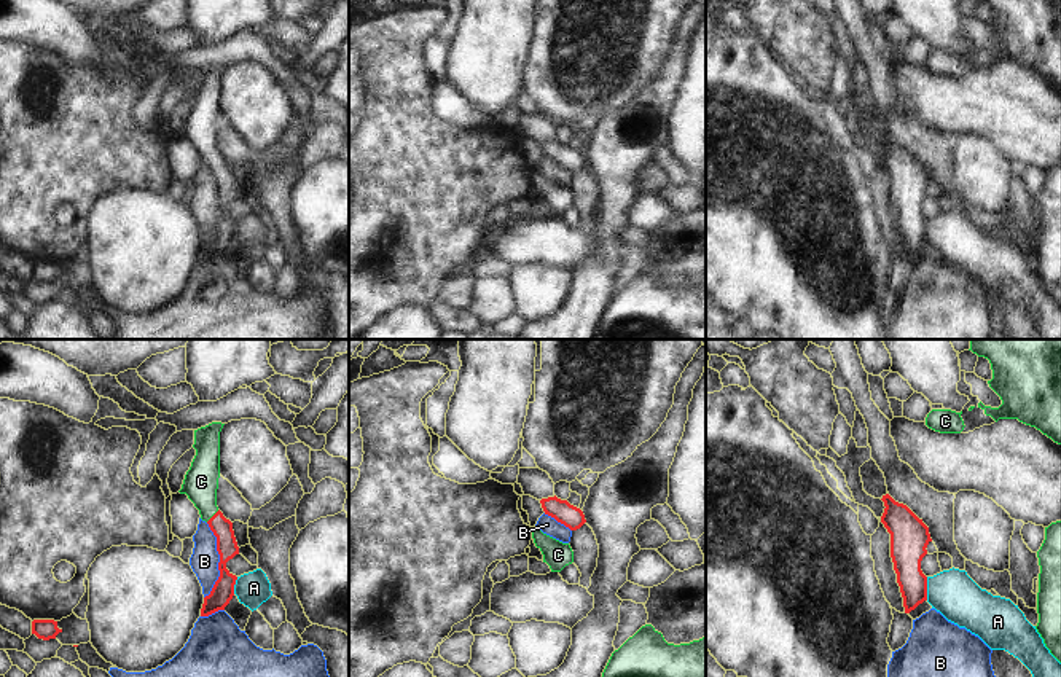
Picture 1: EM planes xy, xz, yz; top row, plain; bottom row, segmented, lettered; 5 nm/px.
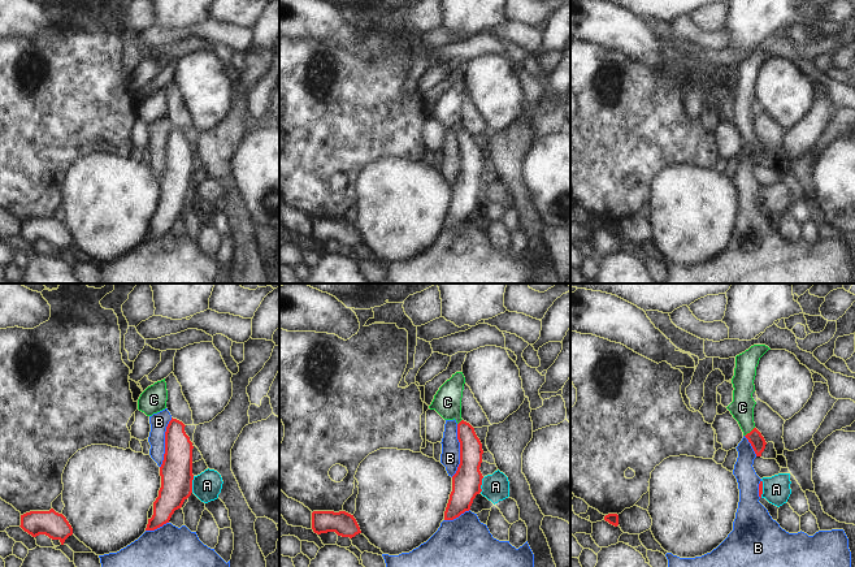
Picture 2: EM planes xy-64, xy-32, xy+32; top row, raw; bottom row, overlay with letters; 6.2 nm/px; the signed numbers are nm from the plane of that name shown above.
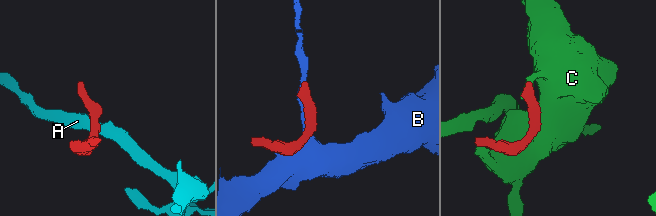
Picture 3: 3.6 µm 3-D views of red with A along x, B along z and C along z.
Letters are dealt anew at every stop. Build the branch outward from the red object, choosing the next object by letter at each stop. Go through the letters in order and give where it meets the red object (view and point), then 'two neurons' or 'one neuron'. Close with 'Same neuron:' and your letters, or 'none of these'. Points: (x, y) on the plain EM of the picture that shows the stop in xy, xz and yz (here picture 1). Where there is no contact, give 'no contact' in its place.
A: meets red in yz at (926, 231); two neurons
B: meets red in xy at (220, 204); two neurons
C: meets red in xy at (214, 158); one neuron
Same neuron: C

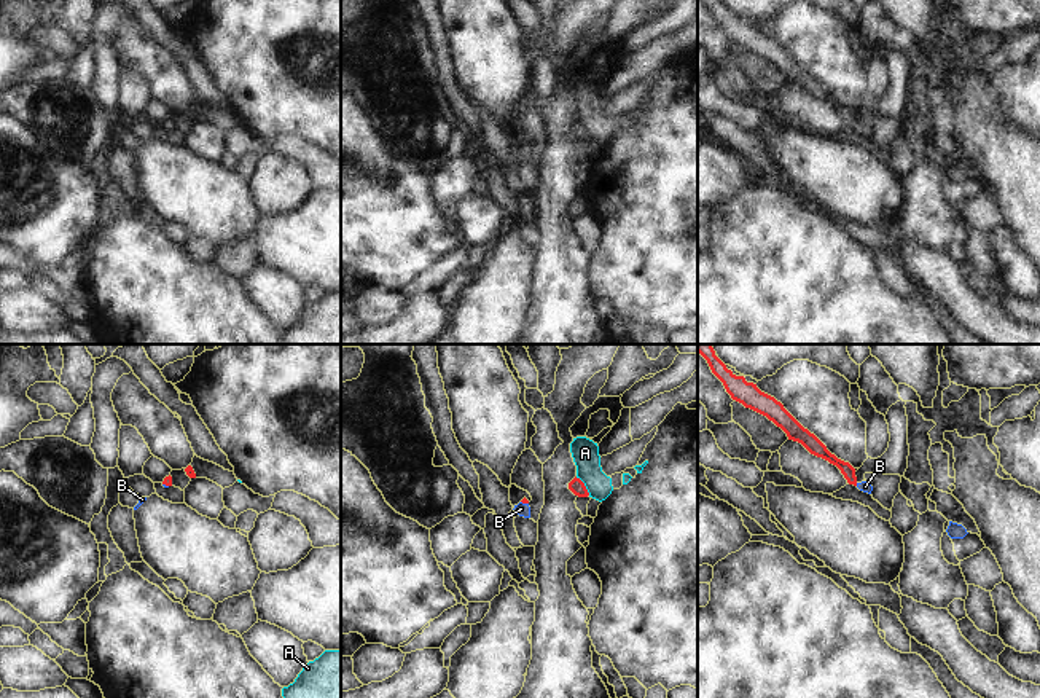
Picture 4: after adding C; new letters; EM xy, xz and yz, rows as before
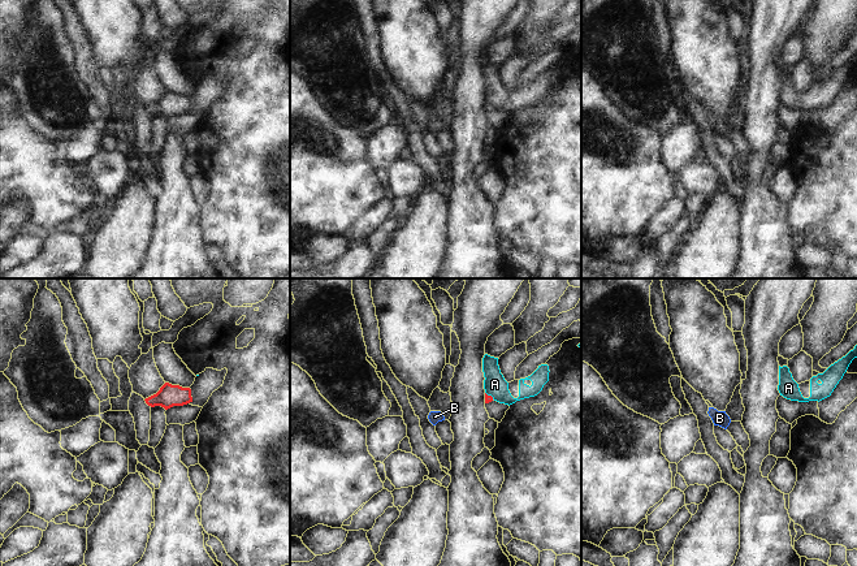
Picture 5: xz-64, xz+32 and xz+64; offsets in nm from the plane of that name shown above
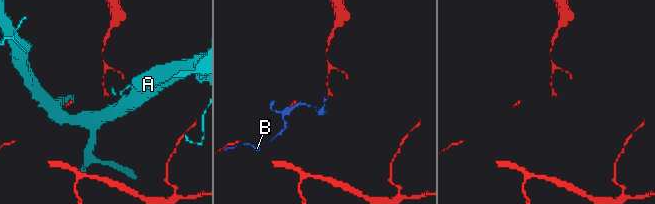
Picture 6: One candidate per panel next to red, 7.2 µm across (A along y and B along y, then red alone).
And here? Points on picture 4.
A: meets red in xz at (583, 128); two neurons
B: meets red in xz at (524, 145); one neuron
Same neuron: B

